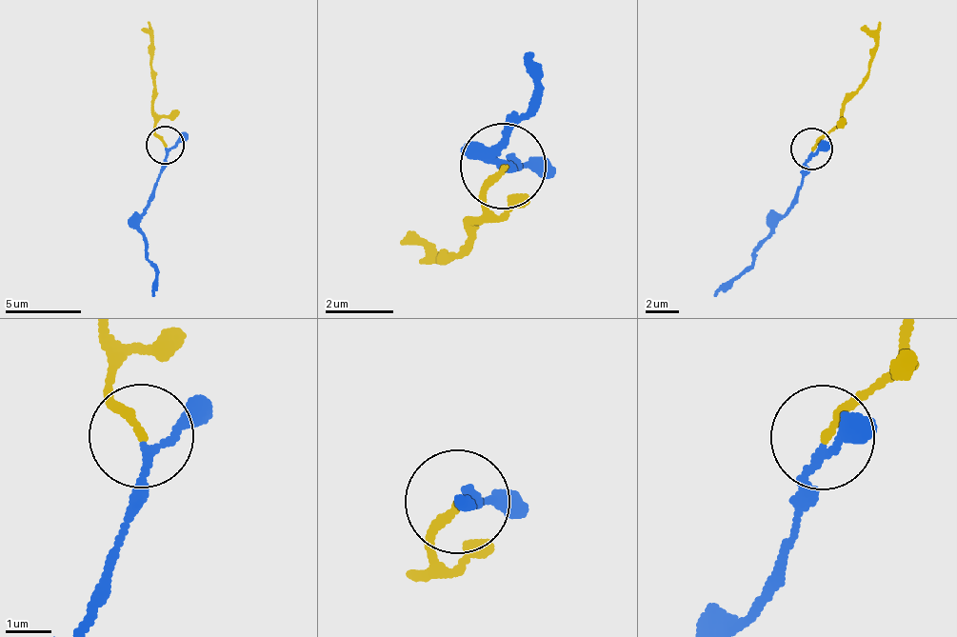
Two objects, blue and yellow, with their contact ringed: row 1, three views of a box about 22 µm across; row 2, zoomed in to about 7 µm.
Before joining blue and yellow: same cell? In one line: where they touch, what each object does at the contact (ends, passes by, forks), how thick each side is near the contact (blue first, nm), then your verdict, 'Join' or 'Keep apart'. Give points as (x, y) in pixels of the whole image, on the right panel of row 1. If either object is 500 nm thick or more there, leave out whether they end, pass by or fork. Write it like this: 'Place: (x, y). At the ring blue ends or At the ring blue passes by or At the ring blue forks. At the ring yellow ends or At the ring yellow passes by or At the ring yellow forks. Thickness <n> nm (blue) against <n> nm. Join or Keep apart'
Place: (811, 149). At the ring blue passes by. At the ring yellow ends. Thickness 130 nm (blue) against 180 nm. Join

